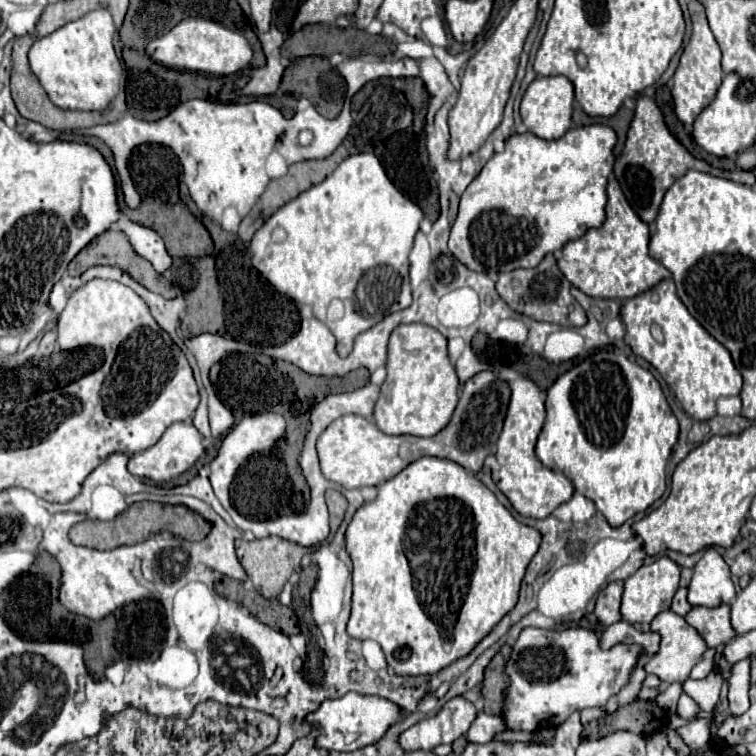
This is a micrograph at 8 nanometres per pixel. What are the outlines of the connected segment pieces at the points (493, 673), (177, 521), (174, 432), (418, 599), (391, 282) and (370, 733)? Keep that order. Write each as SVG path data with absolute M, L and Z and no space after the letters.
M499 652L485 670L485 680L483 680L483 700L485 700L483 712L485 714L503 716L503 696L507 690L507 674L503 672L505 662L507 662L507 656Z
M135 502L111 522L87 518L83 522L73 524L73 528L69 532L69 540L73 544L79 544L79 546L107 550L107 548L117 548L117 546L123 546L123 544L143 542L149 536L153 536L159 528L165 530L169 526L171 526L173 532L179 532L179 534L187 532L187 540L203 540L203 536L207 536L209 530L211 530L211 526L197 512L193 512L185 506L165 506L165 504L159 504L159 502Z
M175 422L171 424L165 434L159 438L157 444L153 444L151 448L147 448L145 452L139 452L139 454L133 454L129 458L129 464L127 464L127 470L133 474L133 476L141 476L141 478L151 478L155 482L169 482L173 480L175 476L179 476L181 472L189 470L197 460L199 456L205 452L203 444L201 444L201 434L197 432L197 428L193 424L187 424L187 422Z
M431 456L419 458L419 460L411 462L407 468L403 468L391 480L379 484L377 498L363 504L361 508L357 508L353 520L347 526L345 544L347 544L349 558L353 562L353 608L351 608L351 618L347 622L347 634L357 640L379 642L383 648L383 654L387 658L387 664L399 676L435 674L441 668L453 664L455 660L467 656L479 644L479 640L483 640L483 636L487 636L495 628L495 624L499 624L499 620L507 612L511 612L511 608L517 604L525 570L527 570L531 558L535 556L535 552L539 550L539 542L541 542L541 534L535 528L517 522L513 518L513 514L495 498L495 494L475 474L467 472L463 466L459 466L457 462L451 462L451 460L431 458Z
M361 152L345 158L321 184L311 186L295 200L281 206L255 232L249 246L251 262L277 292L313 308L315 318L333 332L337 354L345 358L353 348L355 336L381 322L387 314L399 312L411 304L409 252L421 220L421 208L393 186L377 156Z
M349 692L347 696L337 700L327 700L321 704L319 710L307 716L307 720L317 728L317 748L337 752L351 752L379 742L385 732L403 718L405 712L395 702L377 696L361 696L355 692Z

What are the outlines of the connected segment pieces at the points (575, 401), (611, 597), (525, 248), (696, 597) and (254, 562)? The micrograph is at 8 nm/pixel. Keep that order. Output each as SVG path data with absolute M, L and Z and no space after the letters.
M597 352L557 378L547 390L545 410L547 418L535 446L537 458L543 466L563 472L613 528L663 496L665 466L679 424L649 370L623 354Z
M609 582L607 588L603 588L597 596L597 606L595 614L603 626L611 626L621 620L621 594L623 594L623 584L621 582Z
M603 124L571 128L559 140L543 140L531 132L513 134L505 150L493 154L481 168L479 176L461 196L459 214L451 228L451 254L475 272L511 272L517 268L535 268L545 254L561 250L569 240L581 238L587 230L599 228L605 220L607 176L613 170L615 132Z
M715 548L705 550L703 558L693 568L689 584L689 602L693 606L721 606L735 598L735 586L729 566Z
M267 536L261 540L253 540L253 542L237 540L235 550L237 550L237 558L239 558L241 566L245 568L249 580L253 582L255 590L261 592L265 598L277 598L279 596L279 592L283 590L285 582L289 580L293 568L299 564L299 560L305 552L303 546L289 542L289 540L283 540L279 536Z

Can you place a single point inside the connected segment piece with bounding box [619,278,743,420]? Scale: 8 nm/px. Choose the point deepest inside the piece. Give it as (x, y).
(699, 370)

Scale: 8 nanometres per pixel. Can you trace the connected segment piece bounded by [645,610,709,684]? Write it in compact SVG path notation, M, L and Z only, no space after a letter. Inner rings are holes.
M665 610L665 612L657 614L657 618L651 622L651 630L653 632L661 632L661 648L651 658L651 662L645 666L645 670L649 674L659 676L663 682L669 682L669 684L671 682L683 682L683 680L687 680L687 676L693 670L693 666L697 662L701 662L703 654L707 652L707 648L709 648L707 642L699 636L699 632L693 626L689 626L685 622L683 616L671 612L671 610Z

